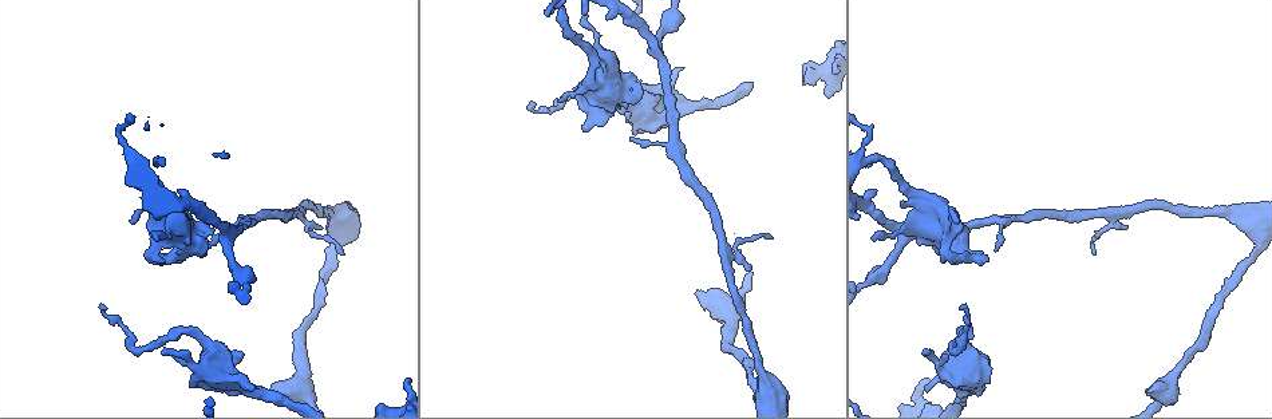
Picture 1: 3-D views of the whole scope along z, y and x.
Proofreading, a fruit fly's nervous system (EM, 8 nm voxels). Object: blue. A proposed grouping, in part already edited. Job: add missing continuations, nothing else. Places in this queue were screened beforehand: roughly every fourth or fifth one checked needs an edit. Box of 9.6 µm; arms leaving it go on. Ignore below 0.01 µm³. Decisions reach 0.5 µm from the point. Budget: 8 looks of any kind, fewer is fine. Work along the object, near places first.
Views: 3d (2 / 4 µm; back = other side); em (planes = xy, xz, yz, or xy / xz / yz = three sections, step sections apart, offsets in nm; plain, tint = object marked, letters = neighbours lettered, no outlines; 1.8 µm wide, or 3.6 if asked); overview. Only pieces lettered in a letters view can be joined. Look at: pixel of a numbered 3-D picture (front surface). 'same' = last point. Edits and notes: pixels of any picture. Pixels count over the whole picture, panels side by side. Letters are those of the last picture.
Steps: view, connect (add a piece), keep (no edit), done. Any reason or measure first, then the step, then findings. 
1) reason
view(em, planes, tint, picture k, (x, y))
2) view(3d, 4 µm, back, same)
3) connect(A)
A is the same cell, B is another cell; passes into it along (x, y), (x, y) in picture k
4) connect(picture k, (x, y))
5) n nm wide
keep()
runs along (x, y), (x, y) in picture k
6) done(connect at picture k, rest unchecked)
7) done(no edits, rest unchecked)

branch stops here
view(3d, 2 µm, picture 1, (943, 355))

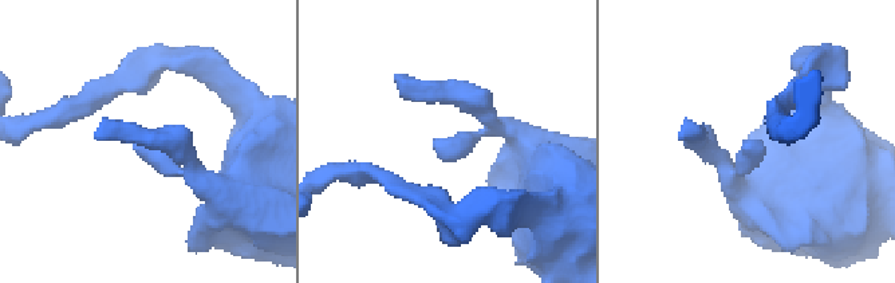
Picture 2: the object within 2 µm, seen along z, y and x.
now the EM
view(em, yz, step 4, tint, picture 2, (746, 146))

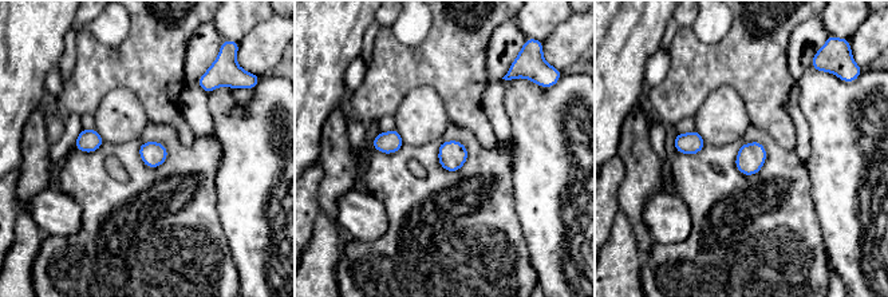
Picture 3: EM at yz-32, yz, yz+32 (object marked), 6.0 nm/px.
view(em, xy, step 8, letters, same)

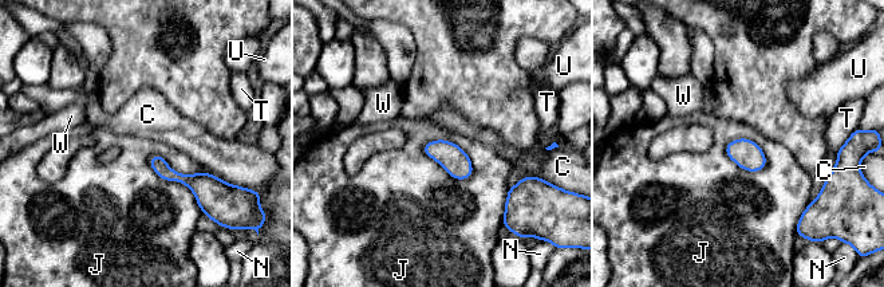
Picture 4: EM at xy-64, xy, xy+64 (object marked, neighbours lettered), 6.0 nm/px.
keep()
C, J, N, T, U and W are other cells; runs along (153, 161), (172, 176), (214, 180) in picture 4; none of them fits

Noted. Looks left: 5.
branch stops here
view(em, planes, tint, picture 1, (584, 127))

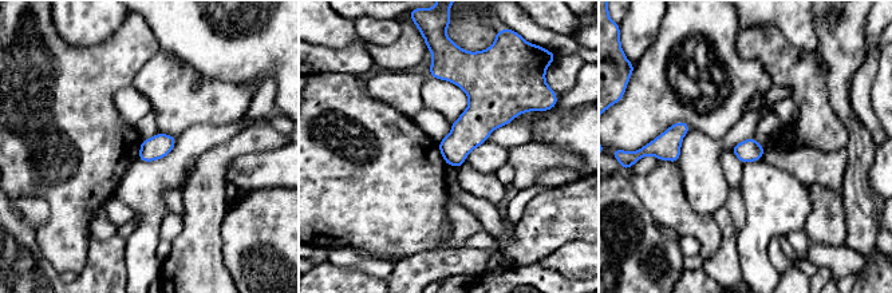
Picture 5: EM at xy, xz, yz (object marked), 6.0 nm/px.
see the neighbours
view(em, planes, letters, same)

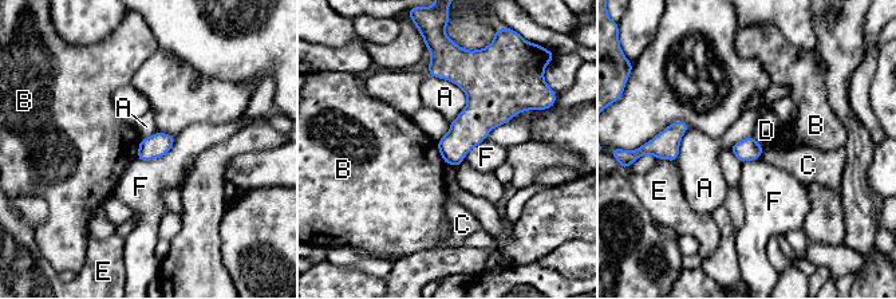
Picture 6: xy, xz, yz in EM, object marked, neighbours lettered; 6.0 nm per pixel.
keep()
A, B, C, D, E and F are other cells; border along (435, 141), (439, 154), (446, 162) in picture 6; none of them fits

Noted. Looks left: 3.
an open end
view(em, xz, step 4, letters, picture 1, (254, 386))

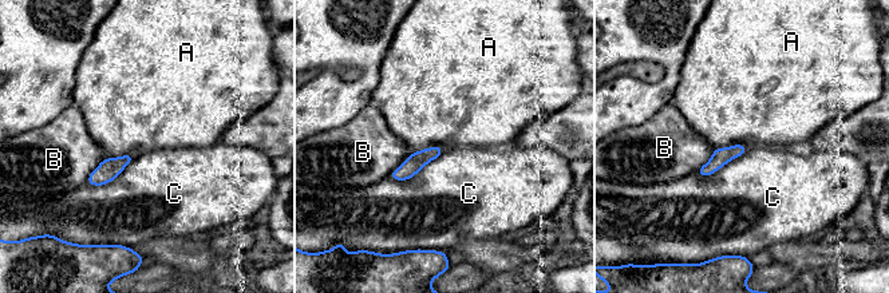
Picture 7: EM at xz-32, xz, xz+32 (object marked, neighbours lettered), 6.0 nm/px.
keep()
A, B and C are other cells; border along (445, 150), (431, 146), (410, 154) in picture 7; none of them fits

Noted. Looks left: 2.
done(no edits, rest unchecked)

